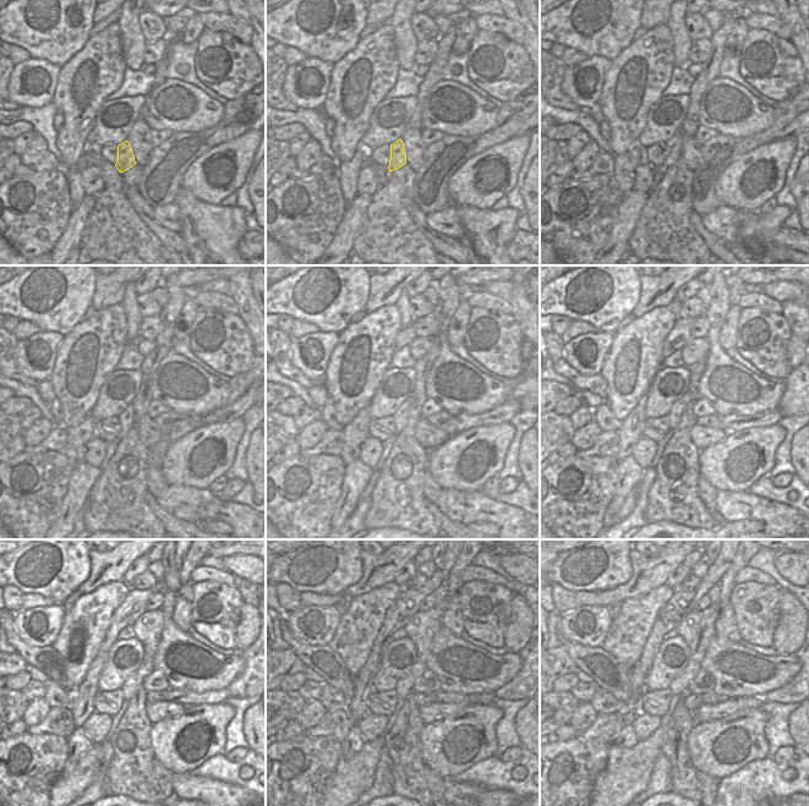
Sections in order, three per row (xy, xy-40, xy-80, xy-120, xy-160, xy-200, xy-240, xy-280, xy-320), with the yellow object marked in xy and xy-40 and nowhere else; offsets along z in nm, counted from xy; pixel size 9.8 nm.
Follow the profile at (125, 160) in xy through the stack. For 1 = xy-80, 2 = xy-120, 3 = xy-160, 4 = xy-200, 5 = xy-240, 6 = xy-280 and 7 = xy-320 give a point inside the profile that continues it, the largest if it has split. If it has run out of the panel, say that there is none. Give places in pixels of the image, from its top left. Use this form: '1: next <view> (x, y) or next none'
1: next xy-80 (674, 144)
2: next xy-120 (126, 417)
3: next xy-160 (400, 416)
4: next xy-200 (678, 407)
5: next xy-240 (147, 664)
6: next xy-280 (404, 685)
7: next xy-320 (679, 685)

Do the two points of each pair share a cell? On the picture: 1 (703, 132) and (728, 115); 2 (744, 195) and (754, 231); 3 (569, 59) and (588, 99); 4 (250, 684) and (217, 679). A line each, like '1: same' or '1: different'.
1: different
2: different
3: different
4: different

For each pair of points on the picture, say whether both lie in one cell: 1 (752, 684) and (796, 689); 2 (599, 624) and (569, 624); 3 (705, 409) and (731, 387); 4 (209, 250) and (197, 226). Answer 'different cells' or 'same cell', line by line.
1: different cells
2: same cell
3: different cells
4: same cell

